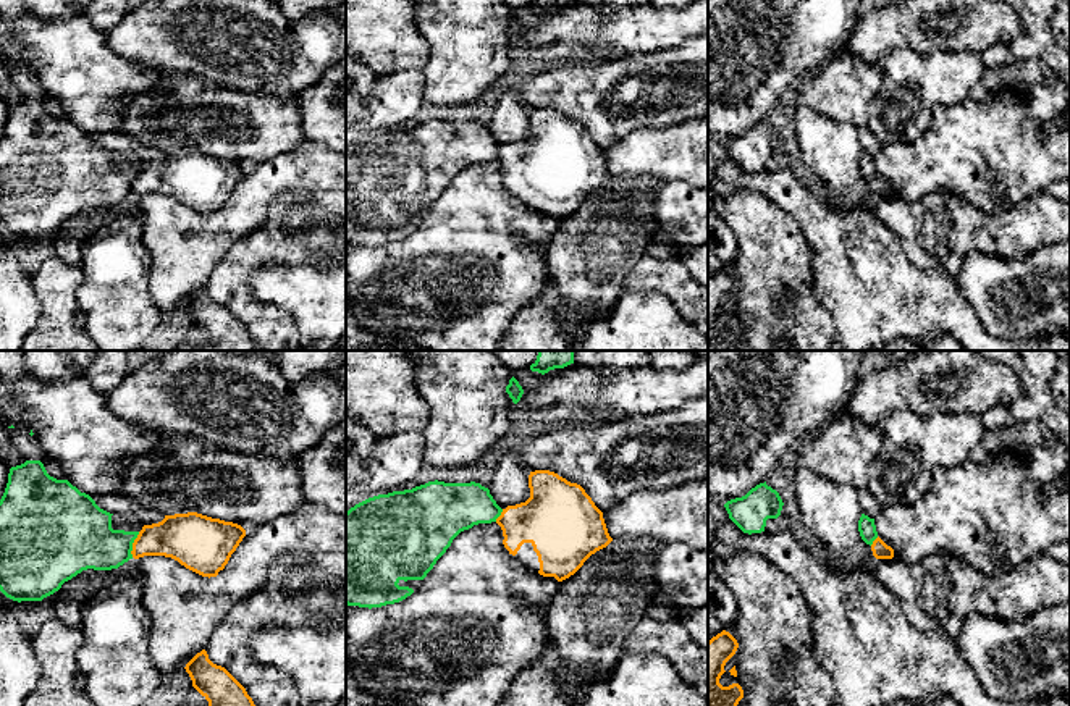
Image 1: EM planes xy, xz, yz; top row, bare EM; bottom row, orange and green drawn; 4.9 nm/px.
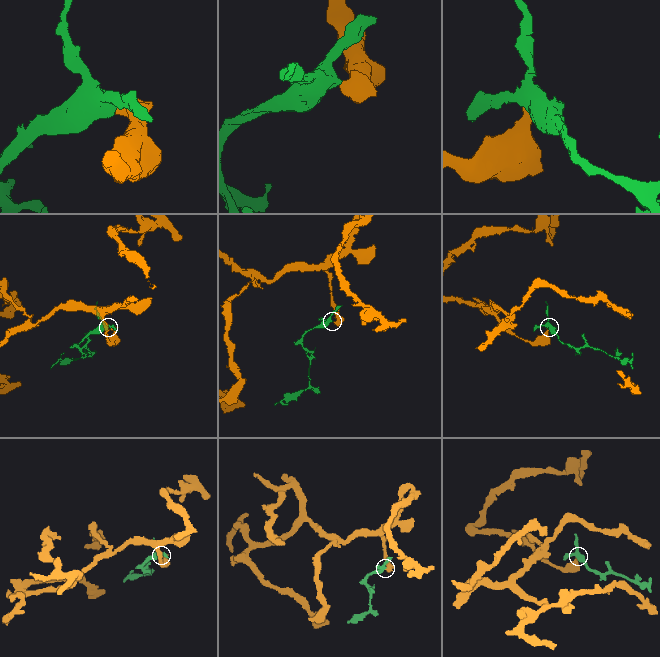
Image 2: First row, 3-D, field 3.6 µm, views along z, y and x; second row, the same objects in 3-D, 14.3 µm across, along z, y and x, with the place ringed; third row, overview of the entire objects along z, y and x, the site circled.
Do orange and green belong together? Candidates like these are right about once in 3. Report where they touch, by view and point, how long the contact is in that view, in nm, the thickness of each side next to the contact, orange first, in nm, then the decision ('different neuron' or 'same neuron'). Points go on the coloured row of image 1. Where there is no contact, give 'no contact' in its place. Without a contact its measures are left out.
xy (133, 545) | 130 nm | 240/300 nm | different neuron

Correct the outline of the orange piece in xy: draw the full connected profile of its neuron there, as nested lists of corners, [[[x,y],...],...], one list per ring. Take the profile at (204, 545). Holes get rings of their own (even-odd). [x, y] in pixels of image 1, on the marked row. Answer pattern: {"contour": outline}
{"contour": [[[197,512],[165,515],[158,523],[144,525],[133,543],[133,557],[165,556],[186,569],[217,577],[236,551],[246,530],[233,522]]]}

